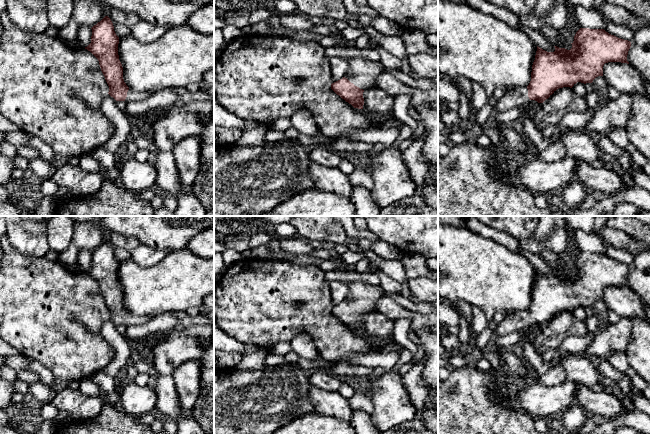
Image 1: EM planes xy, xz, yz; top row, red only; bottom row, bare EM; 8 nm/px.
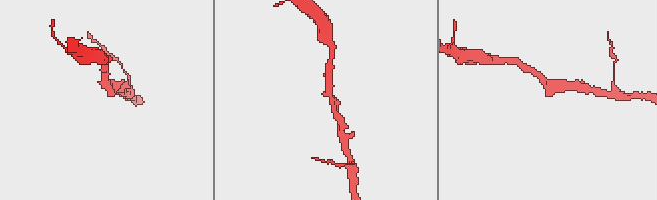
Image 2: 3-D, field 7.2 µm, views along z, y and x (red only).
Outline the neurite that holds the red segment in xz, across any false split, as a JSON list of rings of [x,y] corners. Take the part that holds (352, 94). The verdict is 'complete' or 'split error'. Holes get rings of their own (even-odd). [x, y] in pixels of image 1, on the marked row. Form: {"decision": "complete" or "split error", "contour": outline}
{"decision": "split error", "contour": [[[349,57],[345,61],[347,72],[342,79],[331,84],[331,89],[354,108],[363,109],[363,92],[373,87],[375,78],[383,72],[383,65],[367,58]]]}

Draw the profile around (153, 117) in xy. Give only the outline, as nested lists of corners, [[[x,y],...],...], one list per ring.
[[[168,110],[149,113],[146,117],[153,123],[166,116]]]

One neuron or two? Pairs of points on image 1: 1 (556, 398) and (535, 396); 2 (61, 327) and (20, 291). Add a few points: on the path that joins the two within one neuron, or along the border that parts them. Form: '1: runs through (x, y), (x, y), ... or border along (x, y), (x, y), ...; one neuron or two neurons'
1: runs through (551, 398), (540, 398); one neuron
2: runs through (51, 317), (41, 307), (30, 301); one neuron

